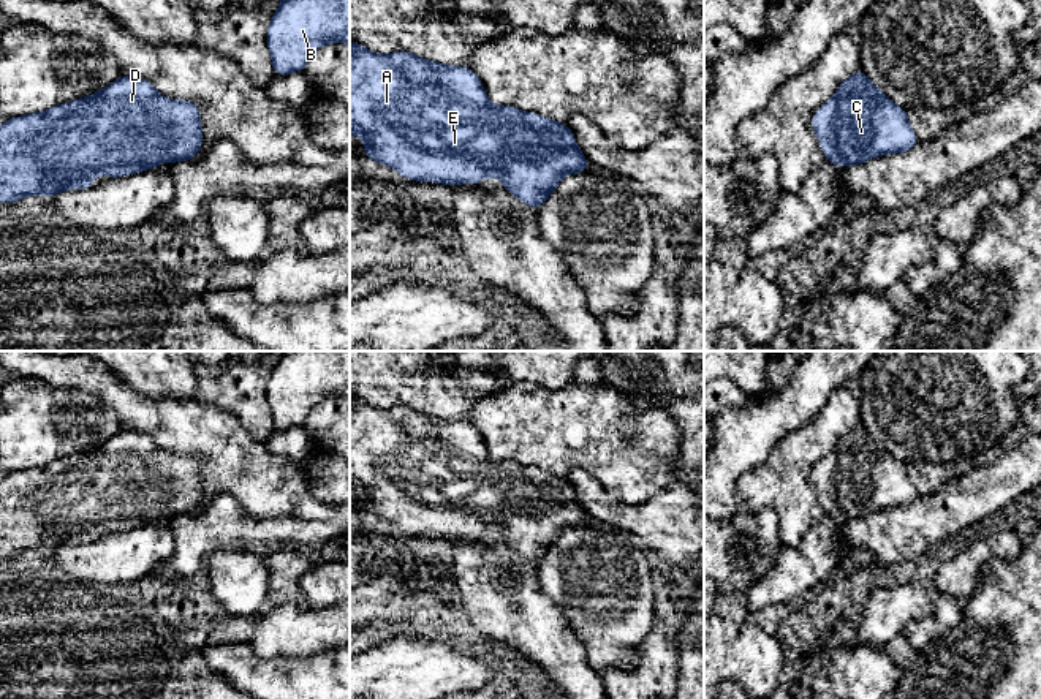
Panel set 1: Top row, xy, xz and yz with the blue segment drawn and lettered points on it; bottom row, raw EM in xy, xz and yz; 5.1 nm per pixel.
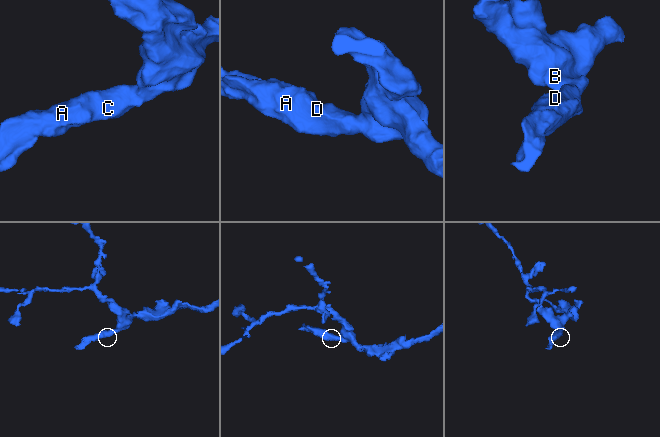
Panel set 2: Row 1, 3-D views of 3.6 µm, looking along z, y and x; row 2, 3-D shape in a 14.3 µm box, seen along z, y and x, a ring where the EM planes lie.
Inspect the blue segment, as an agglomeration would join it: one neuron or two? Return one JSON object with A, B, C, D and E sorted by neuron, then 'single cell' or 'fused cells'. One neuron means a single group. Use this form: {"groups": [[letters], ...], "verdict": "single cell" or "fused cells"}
{"groups": [["A", "B", "C", "D", "E"]], "verdict": "single cell"}

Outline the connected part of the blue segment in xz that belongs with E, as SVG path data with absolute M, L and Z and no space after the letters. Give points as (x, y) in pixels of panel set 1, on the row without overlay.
M358 394L350 399L350 489L367 495L364 511L399 525L405 533L452 541L475 539L494 530L506 546L535 563L546 557L566 528L585 527L589 519L565 478L513 460L492 459L468 421L429 416L408 405L378 410Z

